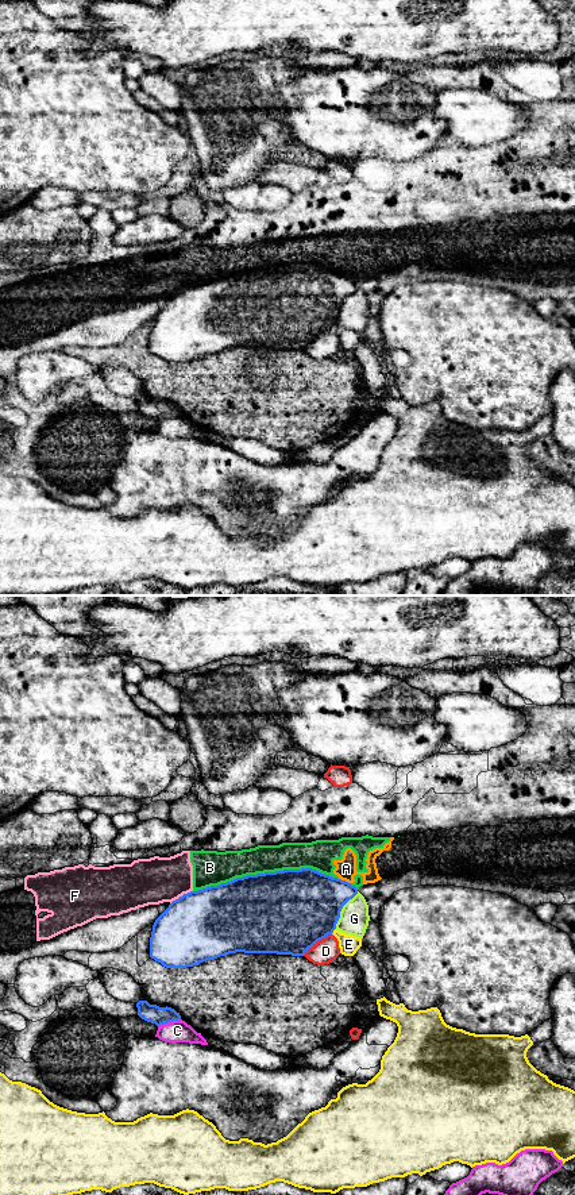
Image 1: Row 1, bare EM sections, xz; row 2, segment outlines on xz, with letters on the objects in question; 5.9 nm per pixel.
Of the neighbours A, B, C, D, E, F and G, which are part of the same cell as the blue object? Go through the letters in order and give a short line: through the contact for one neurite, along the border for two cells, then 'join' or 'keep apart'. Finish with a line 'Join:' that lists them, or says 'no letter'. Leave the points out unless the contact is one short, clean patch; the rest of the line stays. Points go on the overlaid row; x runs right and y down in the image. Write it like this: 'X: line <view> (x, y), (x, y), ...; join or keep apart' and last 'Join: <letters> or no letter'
A: line xz (339, 878), (350, 883); keep apart
B: keep apart
C: keep apart
D: keep apart
E: keep apart
F: line xz (192, 890), (170, 904); keep apart
G: keep apart
Join: no letter

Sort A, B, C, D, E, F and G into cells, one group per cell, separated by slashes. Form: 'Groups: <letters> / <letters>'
Groups: A B F / C / D / E / G

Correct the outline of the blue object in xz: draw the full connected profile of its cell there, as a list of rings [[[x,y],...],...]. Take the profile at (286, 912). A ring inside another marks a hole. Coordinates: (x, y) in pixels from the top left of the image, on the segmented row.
[[[312,868],[247,875],[190,891],[173,901],[155,920],[150,957],[166,968],[186,968],[236,952],[304,956],[317,941],[333,933],[343,906],[356,894],[358,888],[351,883]]]

